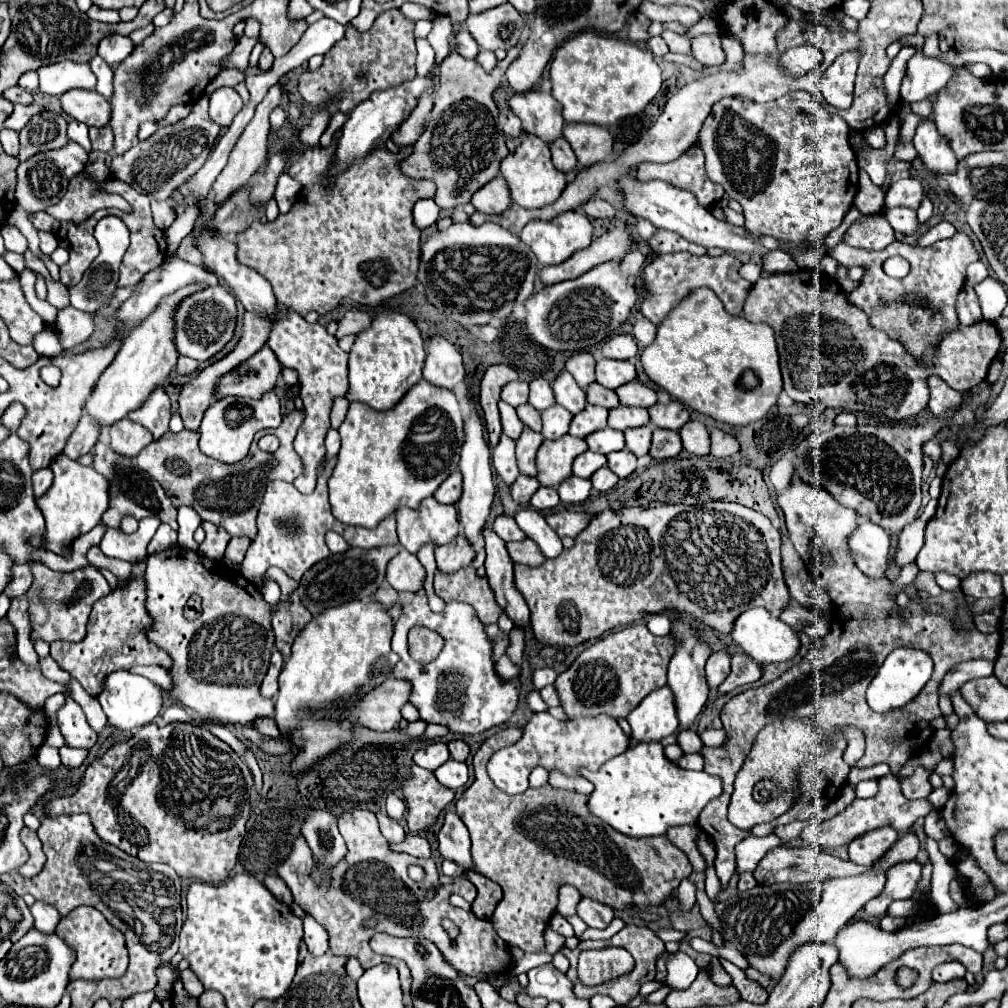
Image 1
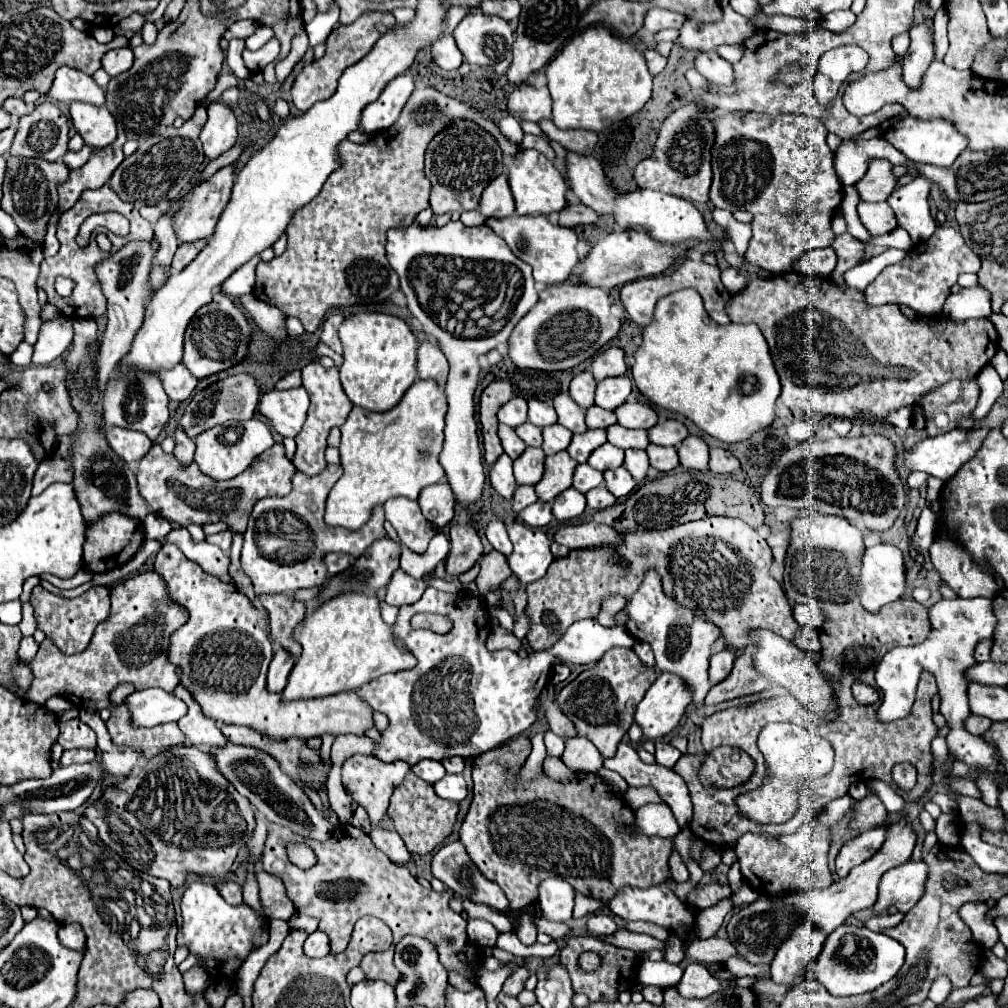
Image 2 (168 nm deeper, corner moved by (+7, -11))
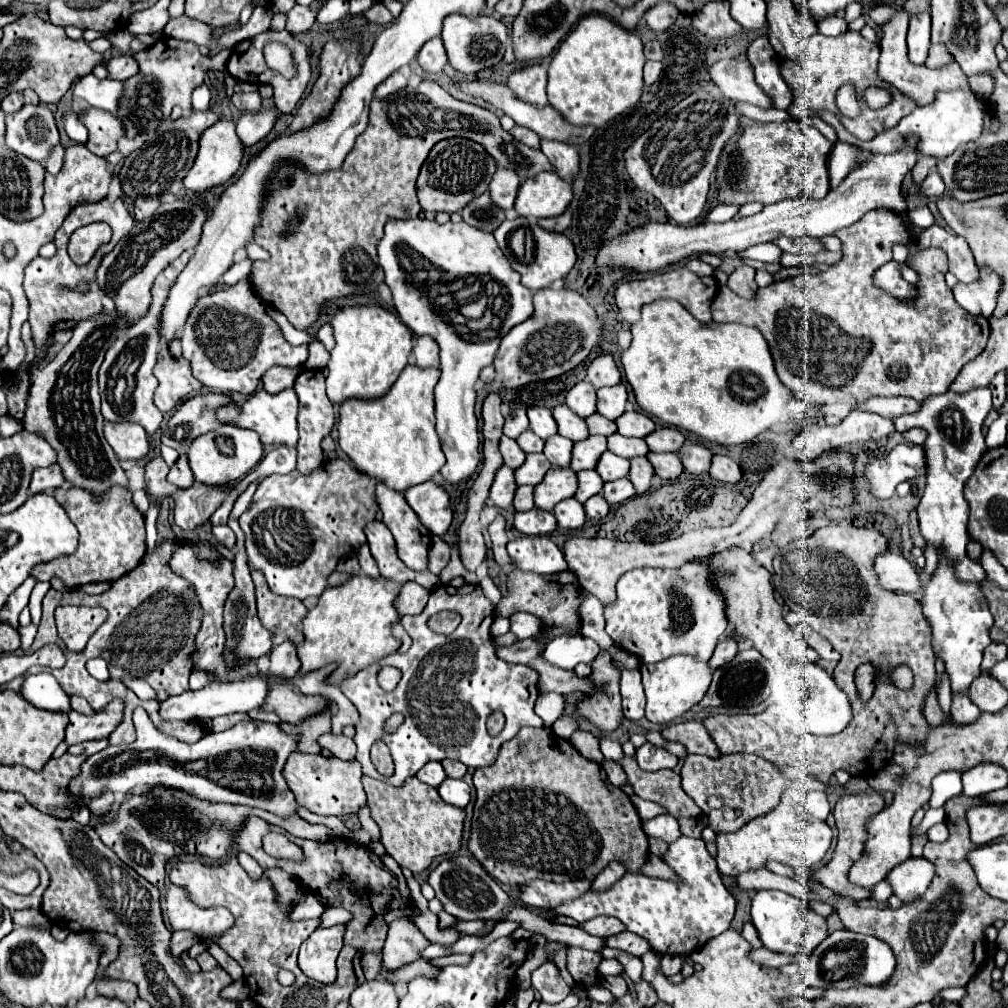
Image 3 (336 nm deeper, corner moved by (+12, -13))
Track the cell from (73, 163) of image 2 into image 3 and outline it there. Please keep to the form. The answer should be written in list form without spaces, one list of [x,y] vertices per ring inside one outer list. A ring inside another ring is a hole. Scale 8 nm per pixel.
[[[55,145],[55,149],[51,149],[51,153],[49,153],[49,157],[47,157],[45,165],[43,165],[47,173],[51,173],[51,175],[59,173],[59,169],[63,165],[63,153],[65,153],[65,149],[61,145]]]

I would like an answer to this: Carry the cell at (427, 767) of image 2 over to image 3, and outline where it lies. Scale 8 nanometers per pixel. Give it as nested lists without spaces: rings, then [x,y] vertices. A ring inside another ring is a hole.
[[[429,761],[429,763],[417,773],[417,779],[423,781],[423,783],[427,783],[427,785],[431,785],[431,787],[439,787],[439,785],[447,779],[447,775],[445,775],[445,771],[443,771],[443,767],[441,767],[439,761]]]

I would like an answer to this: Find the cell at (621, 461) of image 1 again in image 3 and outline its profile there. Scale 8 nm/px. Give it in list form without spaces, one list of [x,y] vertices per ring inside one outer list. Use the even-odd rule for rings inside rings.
[[[617,479],[611,483],[605,483],[603,487],[603,497],[611,503],[611,505],[619,505],[631,497],[635,497],[635,487],[629,479]]]

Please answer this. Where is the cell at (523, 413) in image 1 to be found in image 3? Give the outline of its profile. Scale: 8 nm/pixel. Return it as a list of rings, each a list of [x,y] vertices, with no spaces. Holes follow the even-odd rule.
[[[527,429],[527,431],[517,439],[517,443],[519,443],[519,447],[521,447],[525,453],[539,453],[539,451],[543,451],[543,447],[545,447],[545,441],[543,441],[541,437],[537,437],[531,429]]]

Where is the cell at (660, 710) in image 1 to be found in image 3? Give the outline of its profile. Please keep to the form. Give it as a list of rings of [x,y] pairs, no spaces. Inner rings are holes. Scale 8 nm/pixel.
[[[675,655],[653,665],[641,665],[643,687],[647,695],[647,719],[659,725],[667,725],[697,705],[711,685],[711,667],[705,661],[695,661],[691,655]]]

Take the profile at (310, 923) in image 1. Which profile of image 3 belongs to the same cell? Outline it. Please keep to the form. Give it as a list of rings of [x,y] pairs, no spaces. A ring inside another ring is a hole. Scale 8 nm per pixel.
[[[345,925],[315,929],[299,949],[299,969],[323,985],[333,983],[337,977],[335,961],[343,947],[343,933]]]

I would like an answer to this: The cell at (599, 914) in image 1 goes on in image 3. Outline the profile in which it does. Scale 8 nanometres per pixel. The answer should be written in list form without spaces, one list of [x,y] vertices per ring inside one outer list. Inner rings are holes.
[[[595,917],[587,923],[581,925],[587,933],[595,935],[595,937],[609,937],[609,935],[617,935],[621,931],[625,931],[625,927],[621,925],[619,919],[615,917]]]

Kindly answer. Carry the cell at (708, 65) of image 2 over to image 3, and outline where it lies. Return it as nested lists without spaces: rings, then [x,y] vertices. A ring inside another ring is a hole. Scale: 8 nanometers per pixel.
[[[723,59],[711,67],[711,79],[721,89],[721,93],[733,101],[743,101],[757,105],[761,109],[771,109],[771,97],[757,85],[753,77],[753,67],[749,61]]]

